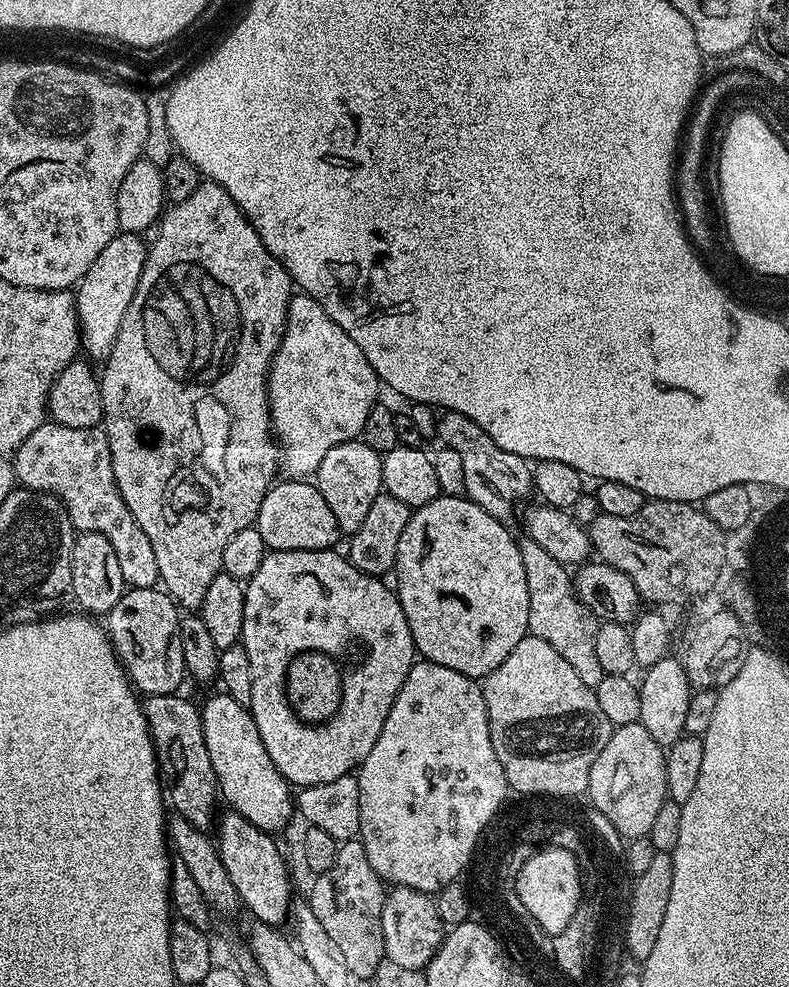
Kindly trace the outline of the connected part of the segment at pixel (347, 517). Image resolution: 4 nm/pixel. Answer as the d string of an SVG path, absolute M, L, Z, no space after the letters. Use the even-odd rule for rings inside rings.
M357 438L350 442L342 442L342 446L334 446L334 450L329 450L326 458L318 462L314 483L322 498L326 498L326 506L330 506L334 522L338 522L341 533L356 532L358 526L362 526L374 498L380 496L384 487L383 461L381 453L375 452L363 438Z

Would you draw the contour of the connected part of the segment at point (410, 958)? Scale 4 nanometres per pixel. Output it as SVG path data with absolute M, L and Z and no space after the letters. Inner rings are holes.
M391 887L383 902L382 930L385 959L399 966L423 971L440 948L445 933L436 901L429 894L410 887Z

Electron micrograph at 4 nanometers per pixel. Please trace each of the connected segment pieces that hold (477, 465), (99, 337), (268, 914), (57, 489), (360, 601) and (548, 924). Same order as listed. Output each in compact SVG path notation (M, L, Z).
M441 411L436 422L435 439L440 440L443 447L456 448L458 454L462 454L462 467L466 469L466 495L474 503L482 505L491 516L508 518L512 504L533 495L529 461L499 448L490 434L486 434L478 422L466 418L466 414Z
M120 232L113 240L106 242L102 254L94 258L90 270L86 270L74 289L76 316L80 320L82 333L80 346L89 361L107 360L114 346L114 338L118 338L122 318L126 318L126 310L138 290L138 282L142 278L142 270L148 257L149 245L140 240L143 239L137 233Z
M231 810L225 811L225 813L225 816L223 813L218 820L218 829L220 828L218 847L222 866L226 866L226 874L230 874L230 882L234 882L234 890L238 890L241 905L245 909L248 907L261 924L283 925L283 920L289 919L294 896L292 896L292 882L288 878L288 866L284 862L284 856L280 853L279 846L272 841L275 839L269 833L258 830L258 826L246 822L246 818L242 818L242 814Z
M55 422L40 424L15 452L14 476L23 487L58 497L77 533L91 529L105 536L110 546L114 546L114 554L118 554L125 585L154 588L160 584L158 558L154 558L150 538L142 534L142 526L138 526L130 510L126 510L126 502L122 502L122 494L114 482L114 466L103 427L75 428Z
M323 548L265 551L257 572L243 585L245 613L240 639L250 657L250 678L254 678L250 711L258 726L258 734L262 734L262 746L266 746L266 754L270 754L270 762L278 766L289 785L300 788L318 786L318 782L334 782L334 778L353 775L366 754L374 750L374 742L378 742L378 734L382 734L386 714L390 714L390 706L394 706L394 698L398 698L398 690L402 690L406 674L410 674L413 664L417 663L418 653L412 641L410 626L406 622L406 614L402 614L400 599L396 597L395 591L389 585L387 588L384 583L381 577L367 576L362 570L358 570L348 561L347 555L340 553L339 556L336 550Z
M559 846L541 847L529 860L521 863L521 872L516 878L514 896L520 907L530 912L530 918L548 936L557 936L570 926L570 920L579 906L582 891L582 871L574 853Z

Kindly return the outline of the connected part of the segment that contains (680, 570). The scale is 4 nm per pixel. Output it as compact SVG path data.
M648 500L645 501L643 508L638 510L637 514L630 515L627 518L615 517L613 515L606 515L600 513L598 518L594 520L586 528L587 534L591 539L591 549L595 552L595 555L605 564L610 564L612 567L624 572L632 580L633 584L637 588L637 592L643 601L654 602L656 606L664 606L660 604L680 604L686 602L696 596L703 597L707 593L707 587L714 576L718 573L720 568L720 560L722 560L722 538L720 538L720 531L718 525L716 525L711 518L703 511L701 507L690 503L689 501L680 500Z

